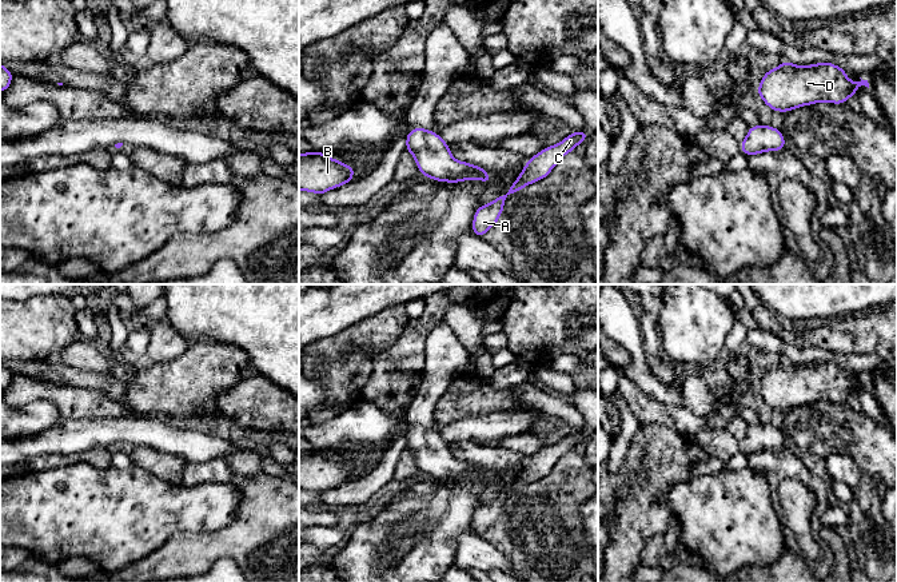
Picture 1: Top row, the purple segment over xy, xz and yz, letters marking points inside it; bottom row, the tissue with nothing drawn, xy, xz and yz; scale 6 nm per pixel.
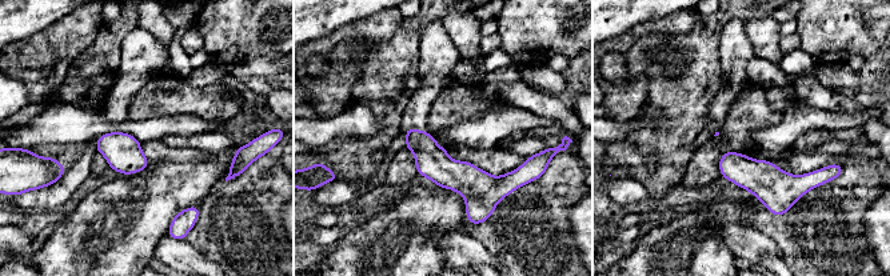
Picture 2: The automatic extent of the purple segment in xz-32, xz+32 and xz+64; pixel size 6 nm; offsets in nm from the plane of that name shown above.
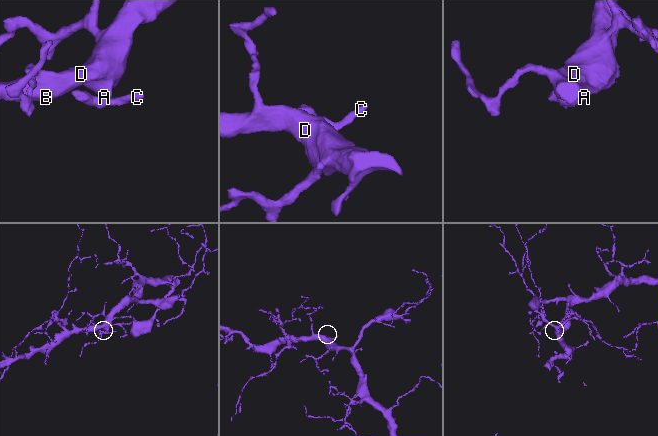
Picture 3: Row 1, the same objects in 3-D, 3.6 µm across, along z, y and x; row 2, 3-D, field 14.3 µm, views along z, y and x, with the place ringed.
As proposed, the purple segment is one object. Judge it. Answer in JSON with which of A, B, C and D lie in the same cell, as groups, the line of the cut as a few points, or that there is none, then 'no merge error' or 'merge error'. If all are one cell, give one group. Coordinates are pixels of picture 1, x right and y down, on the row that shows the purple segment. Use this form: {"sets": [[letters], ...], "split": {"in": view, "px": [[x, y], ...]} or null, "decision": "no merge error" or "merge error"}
{"sets": [["A", "B", "C", "D"]], "split": null, "decision": "no merge error"}

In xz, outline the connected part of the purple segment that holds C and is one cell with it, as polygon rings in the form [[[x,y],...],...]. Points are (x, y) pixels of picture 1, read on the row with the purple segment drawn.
[[[574,131],[566,136],[561,143],[547,146],[537,155],[531,156],[525,164],[517,180],[507,188],[507,191],[495,198],[491,203],[479,206],[474,214],[471,232],[475,236],[483,238],[483,235],[497,224],[499,220],[505,202],[509,196],[519,192],[529,184],[537,183],[553,171],[557,163],[567,154],[573,152],[574,148],[586,141],[589,131]]]

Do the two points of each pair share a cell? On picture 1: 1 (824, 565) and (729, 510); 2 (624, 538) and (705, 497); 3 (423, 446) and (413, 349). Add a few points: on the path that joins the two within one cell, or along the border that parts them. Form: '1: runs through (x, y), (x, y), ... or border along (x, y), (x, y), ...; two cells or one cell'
1: border along (776, 511), (786, 547); two cells
2: border along (680, 482), (666, 494), (672, 513); two cells
3: border along (425, 358), (421, 383), (405, 418); two cells

